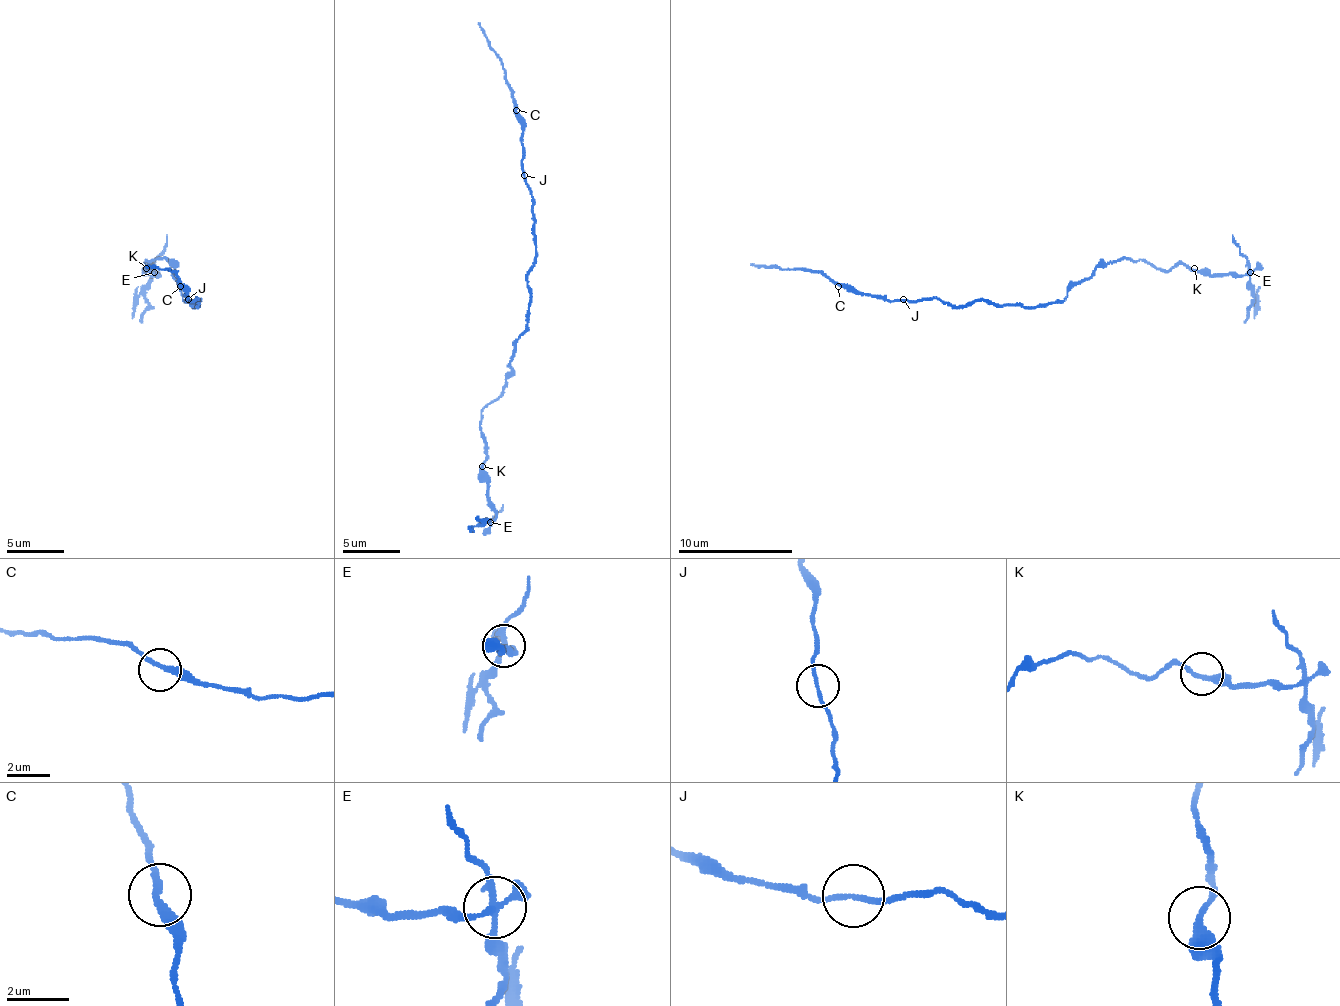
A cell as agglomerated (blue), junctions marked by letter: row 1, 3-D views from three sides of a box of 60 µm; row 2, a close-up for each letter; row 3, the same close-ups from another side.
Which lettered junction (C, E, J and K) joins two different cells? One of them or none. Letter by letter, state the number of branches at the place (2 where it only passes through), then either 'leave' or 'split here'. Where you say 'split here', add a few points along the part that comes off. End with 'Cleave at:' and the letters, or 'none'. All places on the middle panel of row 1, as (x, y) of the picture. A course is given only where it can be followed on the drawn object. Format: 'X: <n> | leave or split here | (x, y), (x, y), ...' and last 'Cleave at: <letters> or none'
C: 2 | leave
E: 4 | split here | (490, 521), (482, 524), (476, 515)
J: 2 | leave
K: 2 | leave
Cleave at: E

